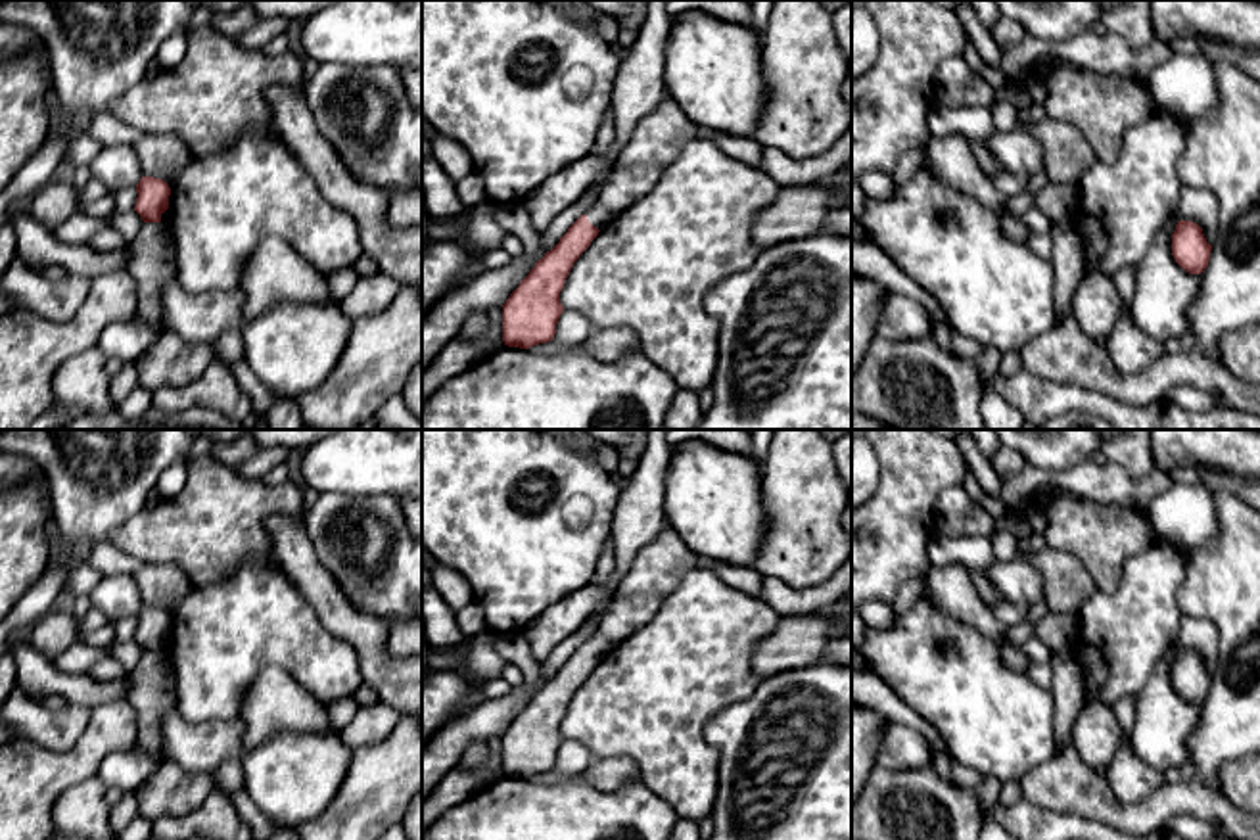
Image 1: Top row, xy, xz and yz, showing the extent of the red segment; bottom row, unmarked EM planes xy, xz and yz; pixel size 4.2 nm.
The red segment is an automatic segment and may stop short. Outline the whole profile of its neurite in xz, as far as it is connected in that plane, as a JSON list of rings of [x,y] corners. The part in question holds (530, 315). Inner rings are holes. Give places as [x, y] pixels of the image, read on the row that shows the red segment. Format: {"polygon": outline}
{"polygon": [[[667,96],[635,127],[595,203],[535,263],[502,305],[504,345],[529,349],[552,341],[564,311],[560,292],[573,263],[614,217],[648,194],[696,130]]]}

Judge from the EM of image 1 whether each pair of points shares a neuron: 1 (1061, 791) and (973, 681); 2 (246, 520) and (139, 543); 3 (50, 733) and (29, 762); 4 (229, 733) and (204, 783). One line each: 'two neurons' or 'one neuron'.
1: two neurons
2: one neuron
3: two neurons
4: two neurons

